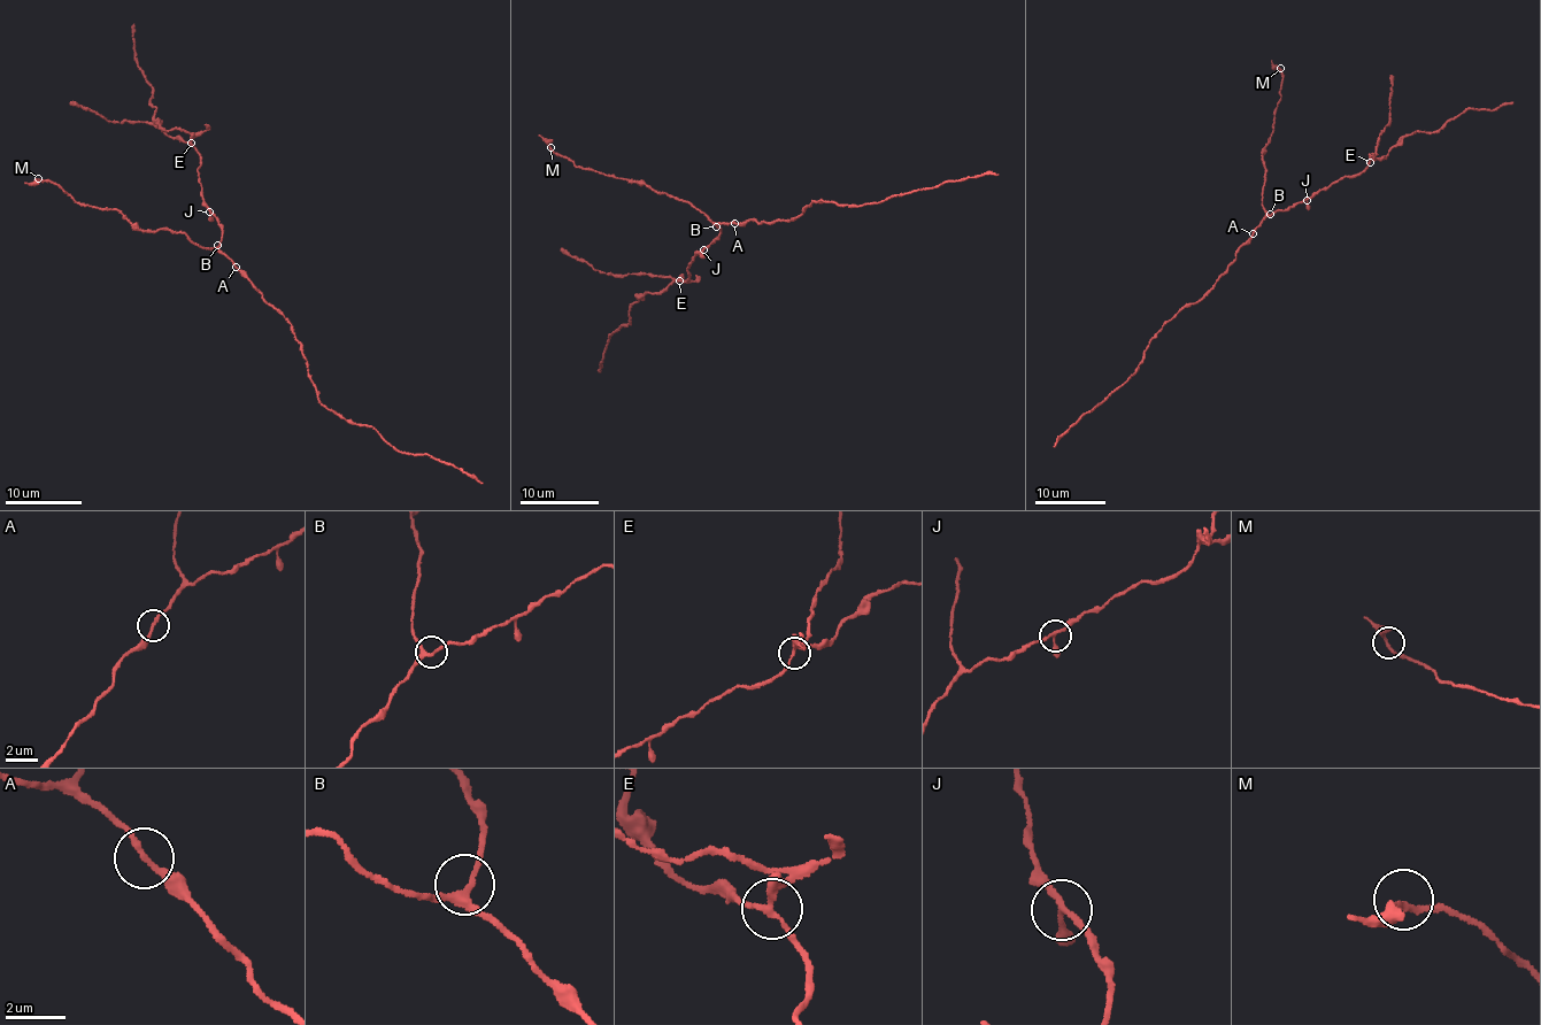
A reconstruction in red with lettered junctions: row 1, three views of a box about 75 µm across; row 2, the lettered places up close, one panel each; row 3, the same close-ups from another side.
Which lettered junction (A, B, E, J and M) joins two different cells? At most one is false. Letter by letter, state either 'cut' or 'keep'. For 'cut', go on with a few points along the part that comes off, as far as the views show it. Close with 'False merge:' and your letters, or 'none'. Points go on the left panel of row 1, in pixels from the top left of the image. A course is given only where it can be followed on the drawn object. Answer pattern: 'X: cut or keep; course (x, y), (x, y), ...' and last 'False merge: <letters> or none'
A: keep
B: keep
E: cut; course (192, 143), (192, 135), (179, 129), (159, 129), (152, 123), (113, 122), (97, 112), (69, 102)
J: keep
M: keep
False merge: E

